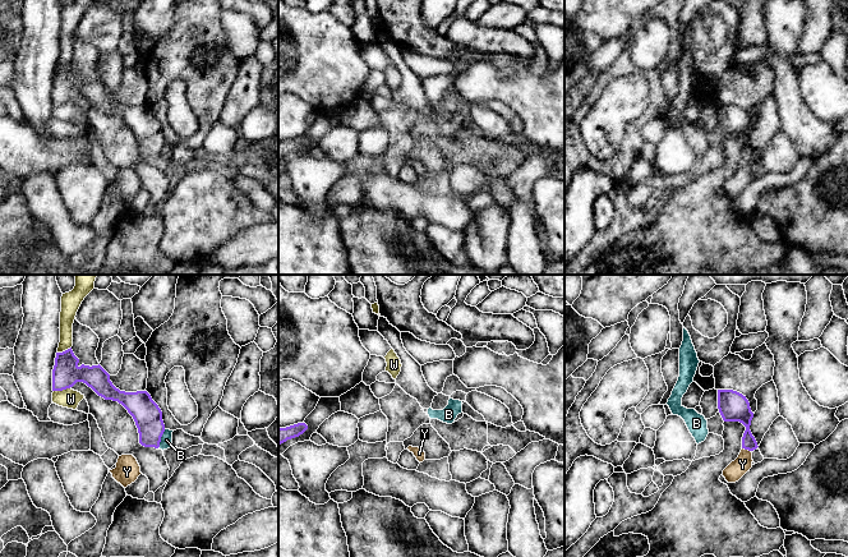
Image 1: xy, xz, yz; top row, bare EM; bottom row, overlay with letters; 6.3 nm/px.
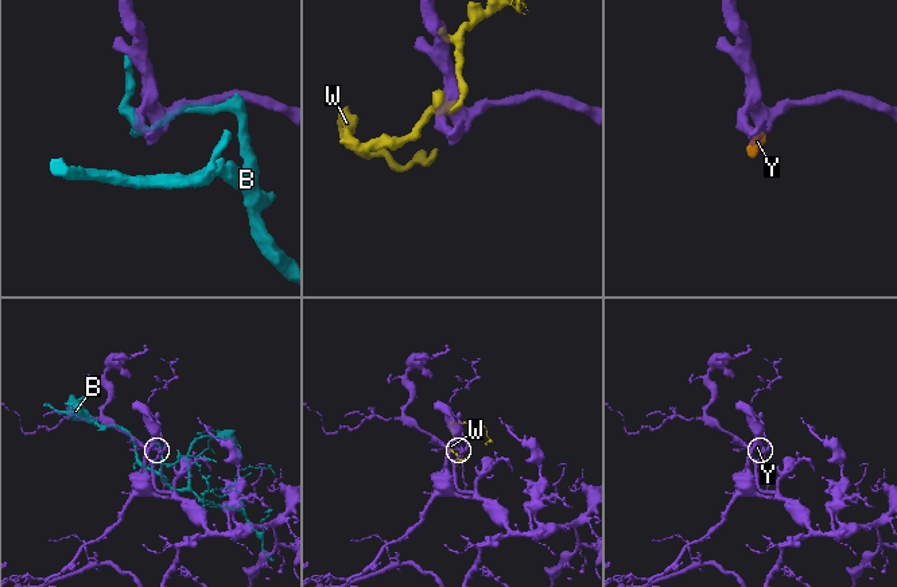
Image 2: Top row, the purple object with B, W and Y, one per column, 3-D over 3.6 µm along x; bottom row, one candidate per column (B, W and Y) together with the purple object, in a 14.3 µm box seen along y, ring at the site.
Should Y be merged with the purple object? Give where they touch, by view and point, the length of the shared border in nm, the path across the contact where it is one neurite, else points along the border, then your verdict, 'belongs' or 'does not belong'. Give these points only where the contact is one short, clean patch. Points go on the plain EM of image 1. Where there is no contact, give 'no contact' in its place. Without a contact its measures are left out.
contact yz (746, 162); length 60 nm; way yz (736, 124), (747, 137), (746, 162), (742, 178); belongs

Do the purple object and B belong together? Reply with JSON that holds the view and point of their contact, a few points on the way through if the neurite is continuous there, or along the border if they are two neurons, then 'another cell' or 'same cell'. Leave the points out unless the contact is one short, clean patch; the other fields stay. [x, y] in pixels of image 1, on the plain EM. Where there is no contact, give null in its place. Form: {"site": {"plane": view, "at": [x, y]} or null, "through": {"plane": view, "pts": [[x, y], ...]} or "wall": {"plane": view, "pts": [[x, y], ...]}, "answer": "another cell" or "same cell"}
{"site": {"plane": "xy", "at": [160, 152]}, "answer": "another cell"}

